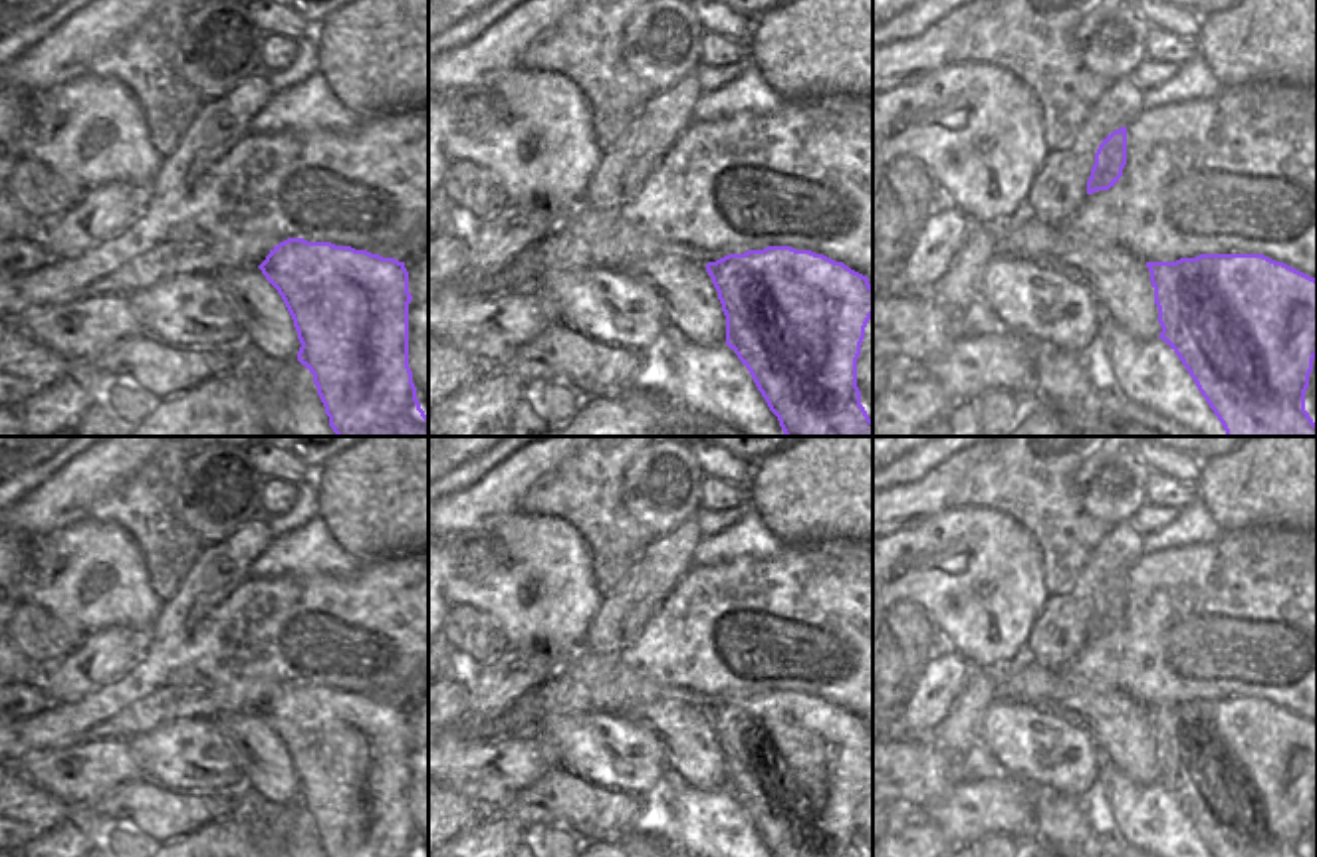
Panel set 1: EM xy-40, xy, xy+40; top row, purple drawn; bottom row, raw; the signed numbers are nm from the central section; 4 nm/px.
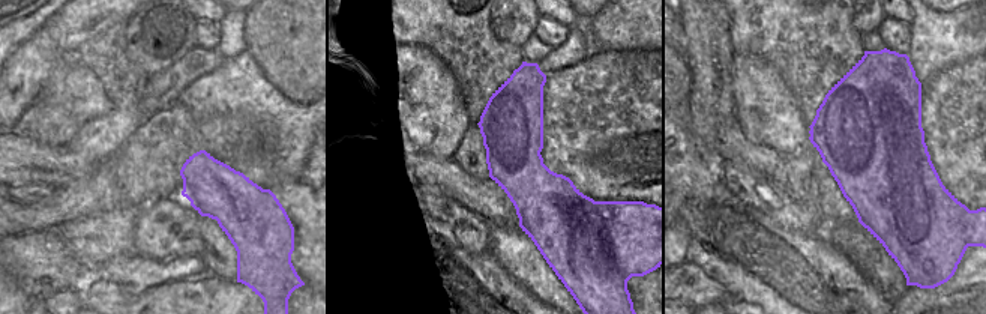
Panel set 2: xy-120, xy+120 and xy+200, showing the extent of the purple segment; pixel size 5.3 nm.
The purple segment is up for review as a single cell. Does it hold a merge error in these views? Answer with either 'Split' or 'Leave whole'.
Split

